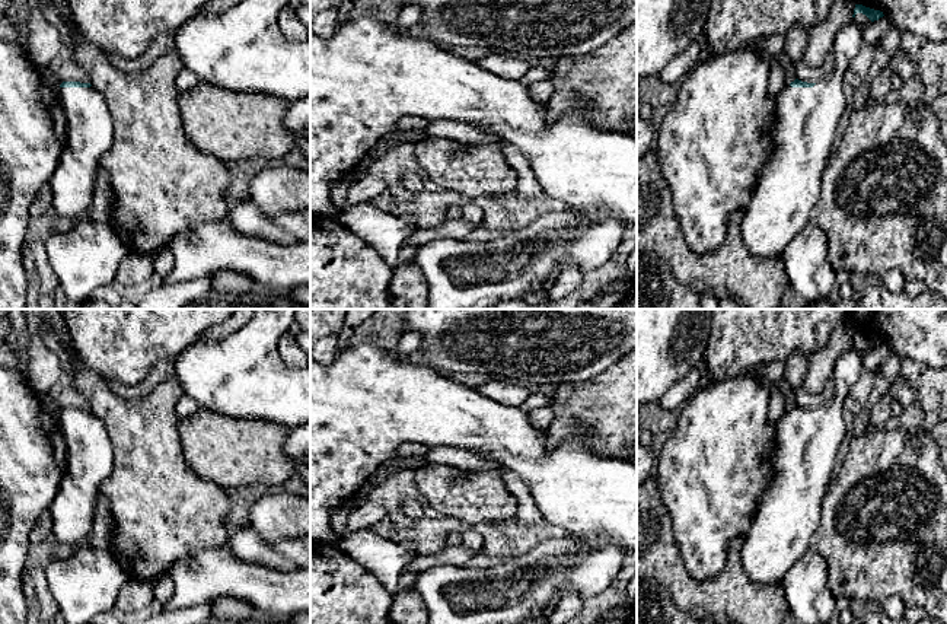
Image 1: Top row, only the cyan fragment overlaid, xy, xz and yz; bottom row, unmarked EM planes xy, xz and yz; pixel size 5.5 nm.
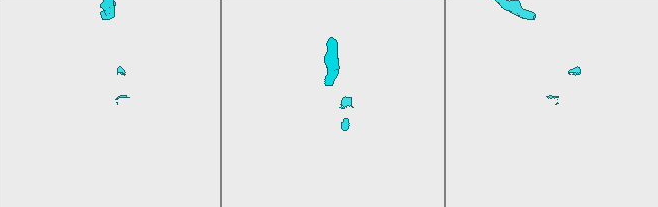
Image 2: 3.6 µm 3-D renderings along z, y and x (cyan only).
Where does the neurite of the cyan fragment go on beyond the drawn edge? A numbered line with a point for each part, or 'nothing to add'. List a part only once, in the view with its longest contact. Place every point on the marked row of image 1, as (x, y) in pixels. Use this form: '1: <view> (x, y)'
1: xy (89, 124)

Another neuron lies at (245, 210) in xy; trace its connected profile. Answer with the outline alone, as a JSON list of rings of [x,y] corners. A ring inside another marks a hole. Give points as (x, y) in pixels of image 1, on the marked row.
[[[246,198],[227,214],[227,220],[237,232],[275,243],[310,242],[310,207],[271,217]]]

